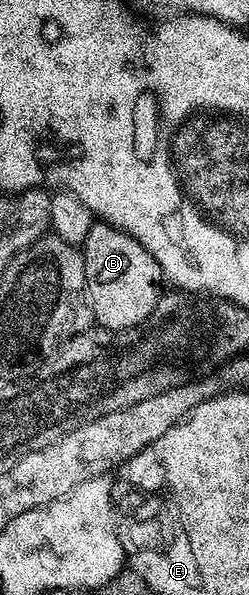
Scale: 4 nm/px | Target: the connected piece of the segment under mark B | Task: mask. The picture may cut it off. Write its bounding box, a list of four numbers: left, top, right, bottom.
[82,221,166,332]

